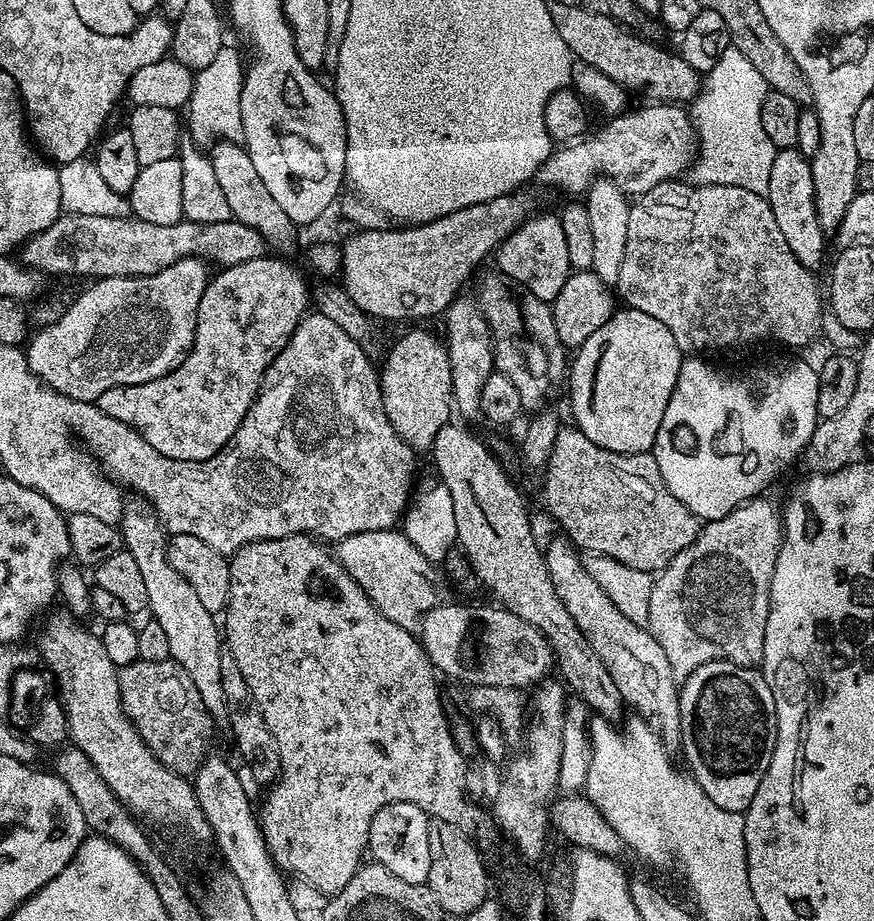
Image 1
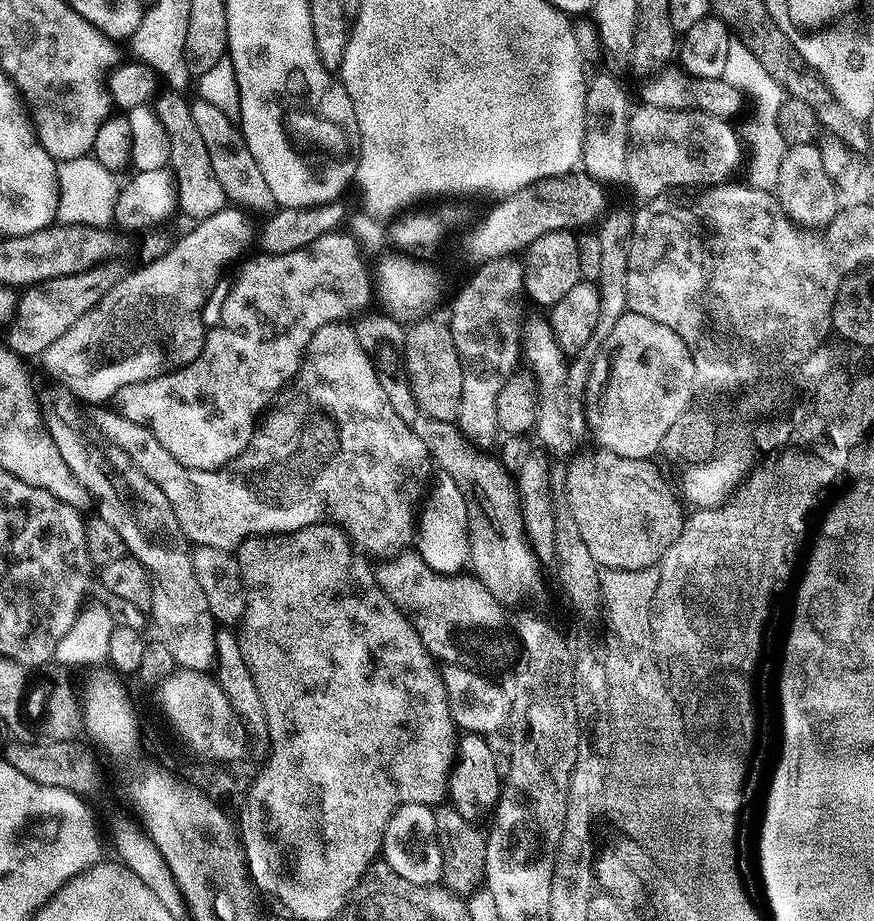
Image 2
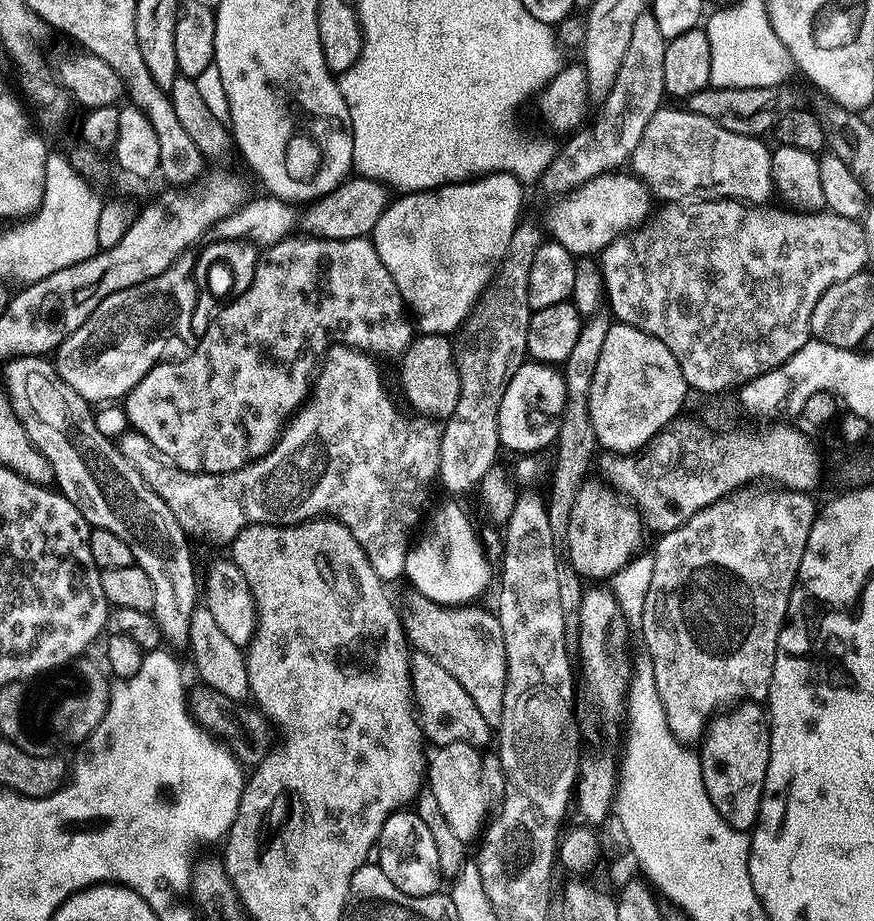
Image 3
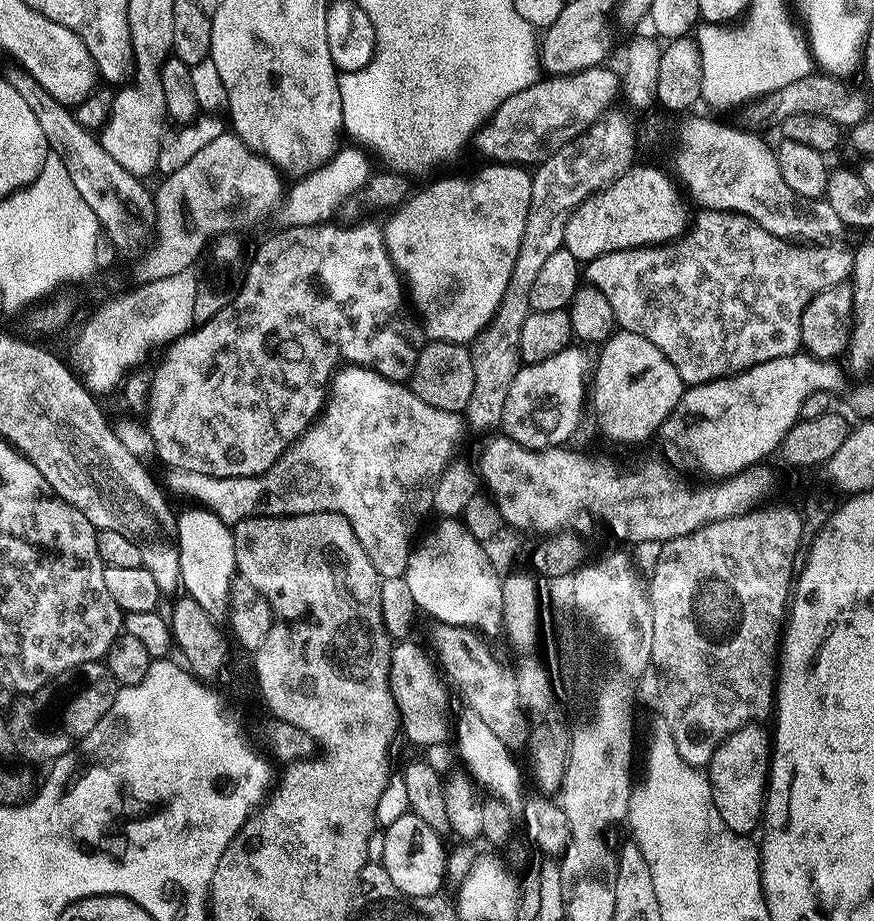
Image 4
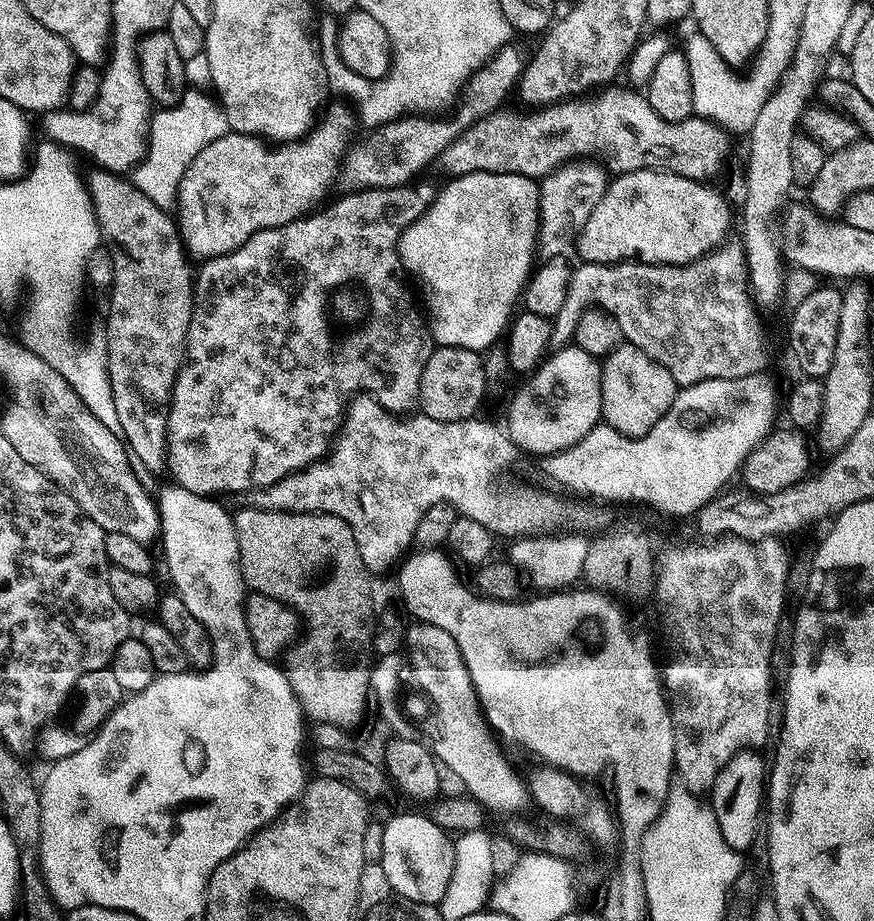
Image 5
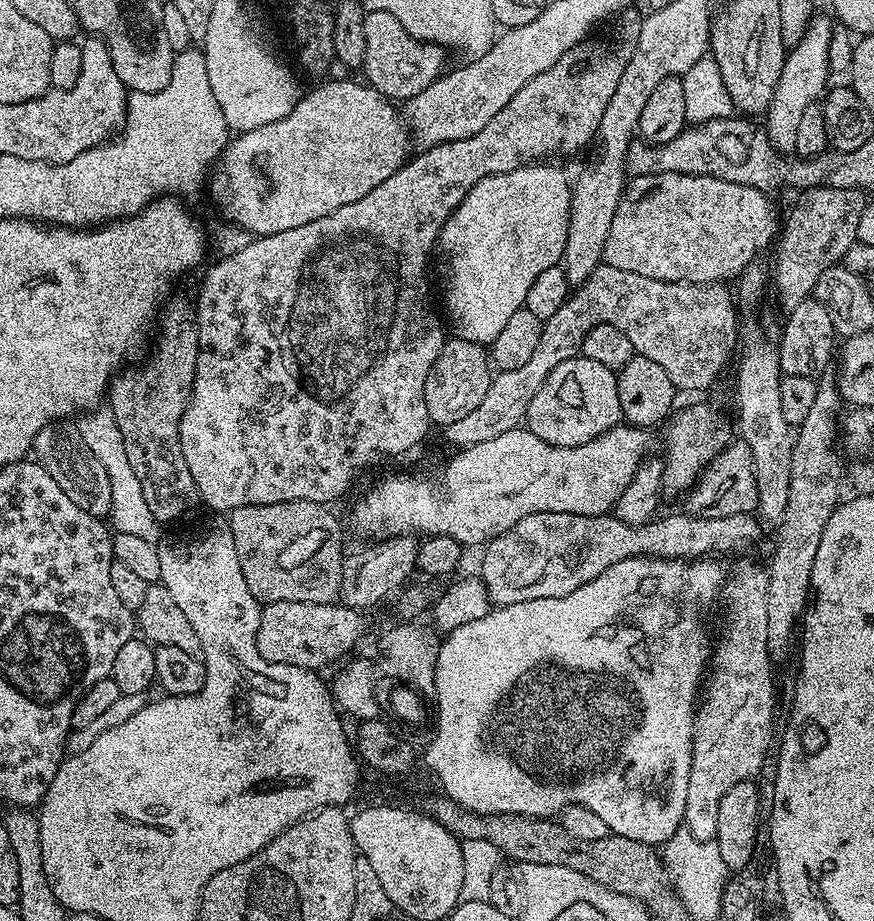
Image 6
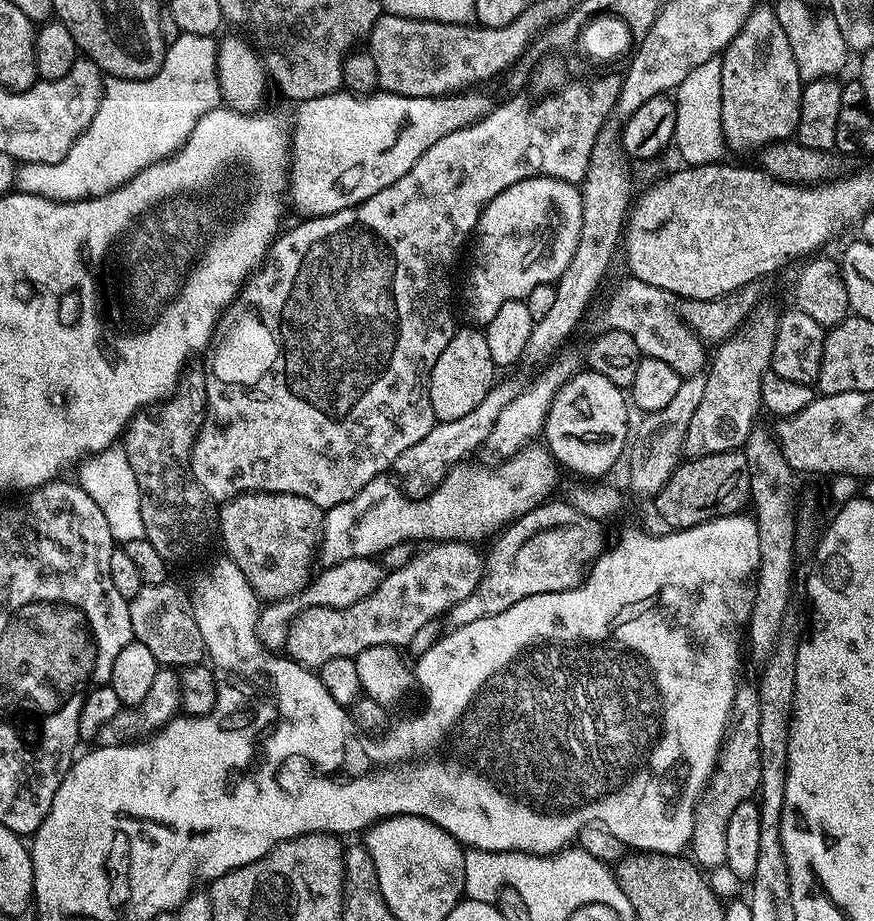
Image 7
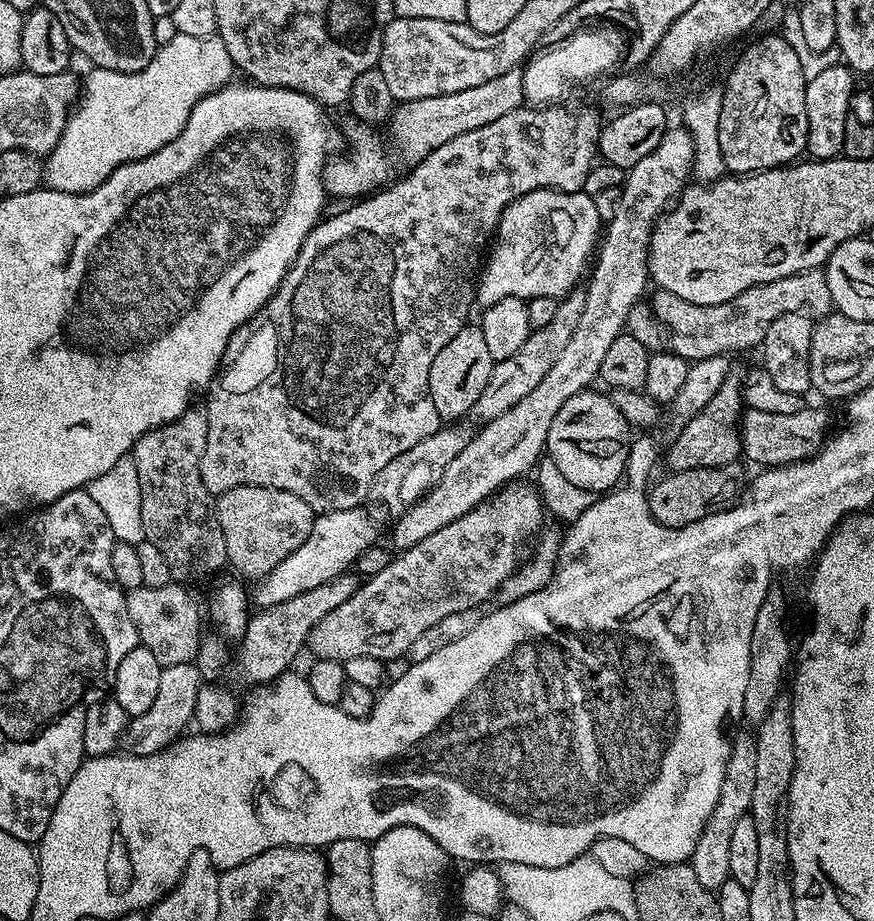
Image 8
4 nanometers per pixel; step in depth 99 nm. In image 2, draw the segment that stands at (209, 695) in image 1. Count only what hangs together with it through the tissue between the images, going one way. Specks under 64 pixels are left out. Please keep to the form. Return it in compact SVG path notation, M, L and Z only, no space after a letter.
M51 386L38 396L38 407L43 424L58 448L58 454L62 454L62 462L70 468L70 474L81 485L89 497L96 499L95 511L114 530L118 530L122 542L126 542L128 555L133 556L152 575L154 584L154 602L150 620L156 623L160 636L164 639L163 647L166 649L173 665L189 672L208 672L213 667L216 656L216 640L214 637L214 621L210 610L206 606L206 594L202 594L202 586L198 586L198 578L194 574L192 565L193 549L190 542L182 534L178 526L178 518L174 518L174 510L170 502L166 502L166 494L138 470L136 463L131 460L118 446L108 441L95 423L83 412L81 401L70 389L59 386Z

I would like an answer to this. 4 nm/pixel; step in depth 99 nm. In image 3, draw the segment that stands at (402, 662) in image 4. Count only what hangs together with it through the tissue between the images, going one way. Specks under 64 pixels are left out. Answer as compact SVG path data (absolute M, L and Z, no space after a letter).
M417 651L411 653L408 661L408 677L412 682L411 698L420 731L429 745L466 742L483 746L482 744L486 743L491 736L493 739L493 725L488 724L486 718L482 718L482 714L478 714L478 706L474 706L474 700L470 698L470 694L462 690L458 678L442 670L442 666L438 666L438 662L430 658L430 654Z

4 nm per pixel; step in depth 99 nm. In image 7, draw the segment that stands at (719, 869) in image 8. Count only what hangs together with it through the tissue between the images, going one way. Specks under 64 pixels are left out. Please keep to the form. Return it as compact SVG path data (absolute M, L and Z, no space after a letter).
M737 687L732 699L730 723L716 755L716 765L704 785L692 815L690 856L701 869L725 867L726 825L730 814L742 802L753 799L760 791L760 743L758 742L758 694L755 687Z

